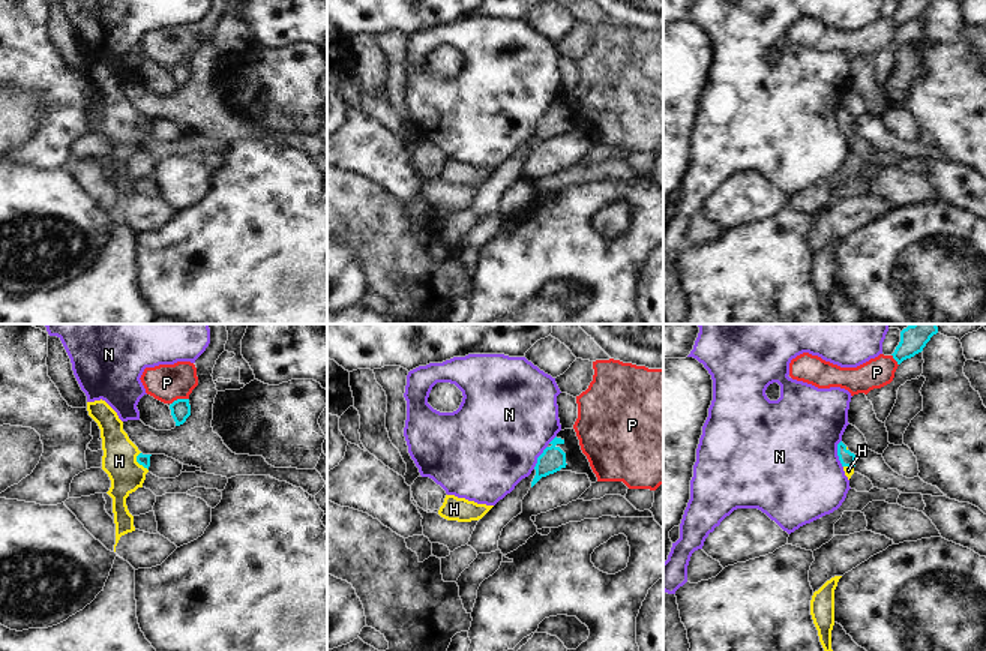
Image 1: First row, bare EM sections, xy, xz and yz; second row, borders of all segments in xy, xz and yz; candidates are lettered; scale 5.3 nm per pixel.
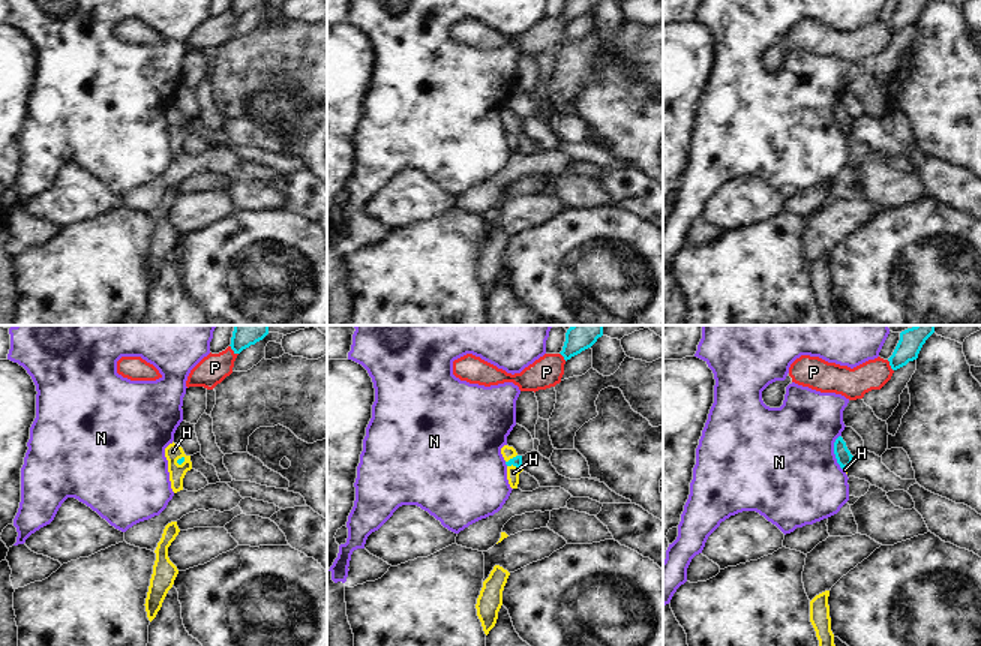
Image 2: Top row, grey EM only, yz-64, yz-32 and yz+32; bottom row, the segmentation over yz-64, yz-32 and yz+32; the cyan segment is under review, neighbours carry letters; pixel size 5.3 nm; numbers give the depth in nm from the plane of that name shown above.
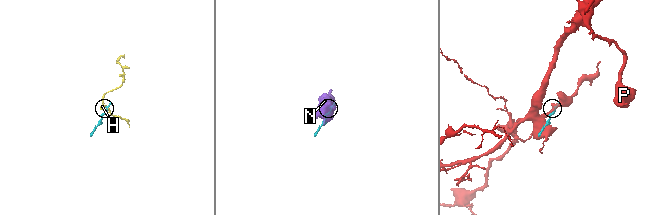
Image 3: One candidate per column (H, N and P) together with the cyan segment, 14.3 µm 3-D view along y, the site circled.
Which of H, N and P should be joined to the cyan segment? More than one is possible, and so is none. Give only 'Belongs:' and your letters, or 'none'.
Belongs: H

